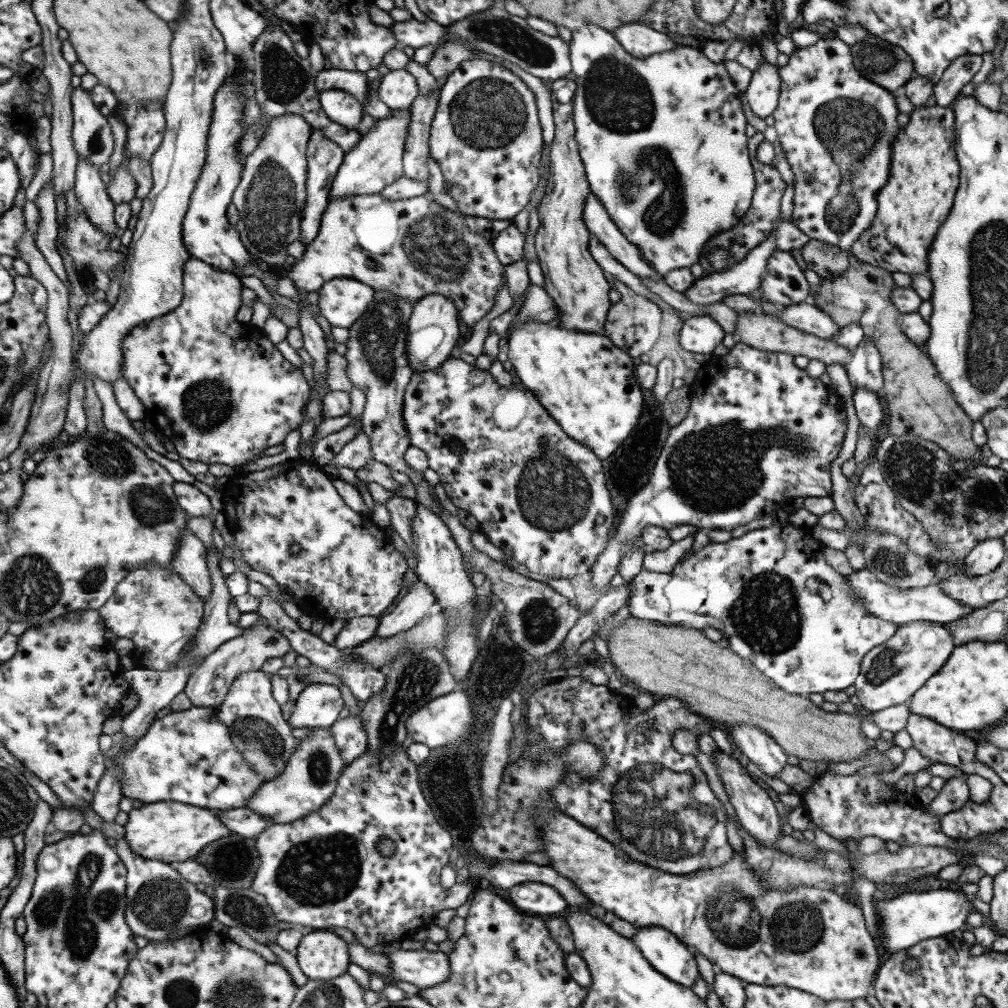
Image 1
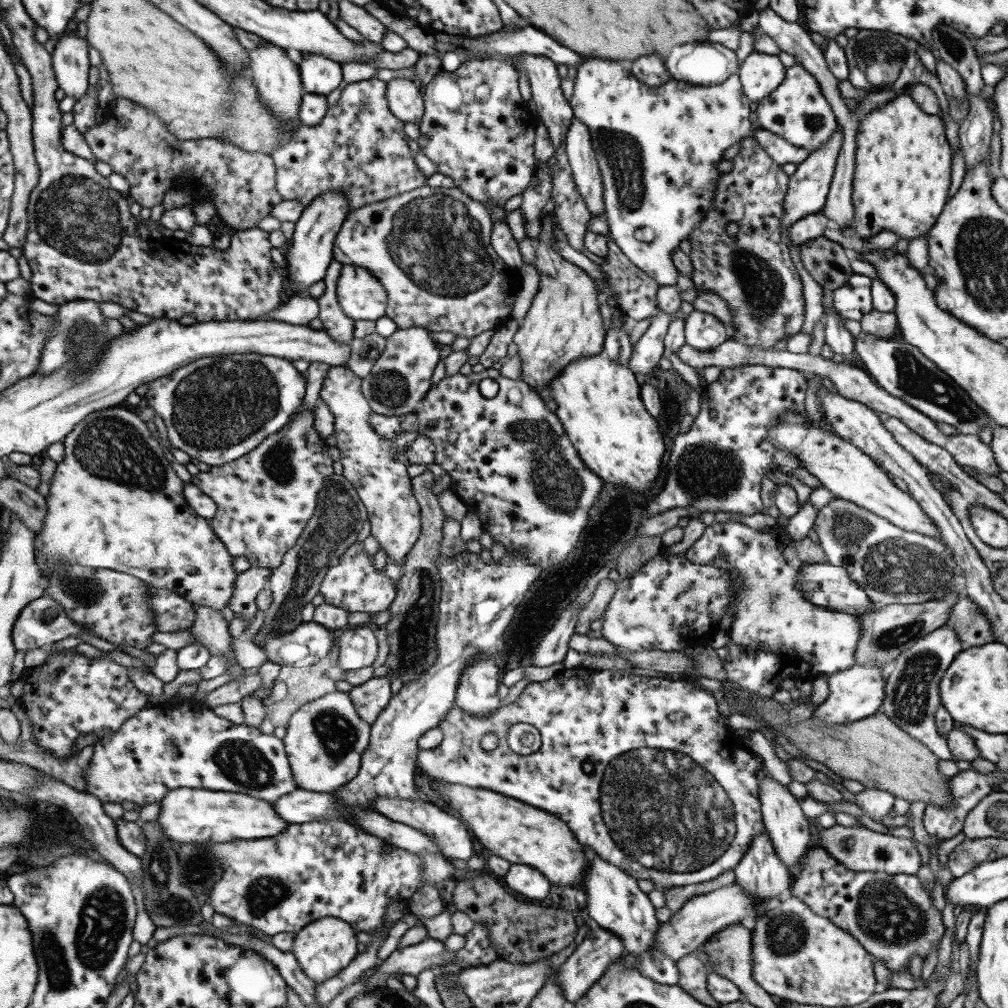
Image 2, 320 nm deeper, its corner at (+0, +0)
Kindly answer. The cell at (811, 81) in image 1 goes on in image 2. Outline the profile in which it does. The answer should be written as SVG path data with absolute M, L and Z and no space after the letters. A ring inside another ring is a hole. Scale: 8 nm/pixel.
M797 64L785 69L779 87L758 102L755 112L761 129L777 134L793 146L806 148L808 154L822 147L837 126L836 118L821 94L819 84L808 70Z

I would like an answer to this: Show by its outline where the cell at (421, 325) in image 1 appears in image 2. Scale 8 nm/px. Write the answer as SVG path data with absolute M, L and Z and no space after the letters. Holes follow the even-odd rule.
M419 327L409 329L397 329L389 335L381 355L375 360L370 373L360 379L360 389L367 400L372 412L382 416L402 416L406 413L413 413L419 407L420 400L430 389L430 378L433 369L442 360L445 355L445 348L433 342L429 337L431 332L425 331Z

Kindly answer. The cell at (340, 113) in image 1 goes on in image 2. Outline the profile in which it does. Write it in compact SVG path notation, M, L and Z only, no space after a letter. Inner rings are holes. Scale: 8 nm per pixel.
M305 53L297 62L302 90L324 97L338 86L345 86L341 65L317 53Z

